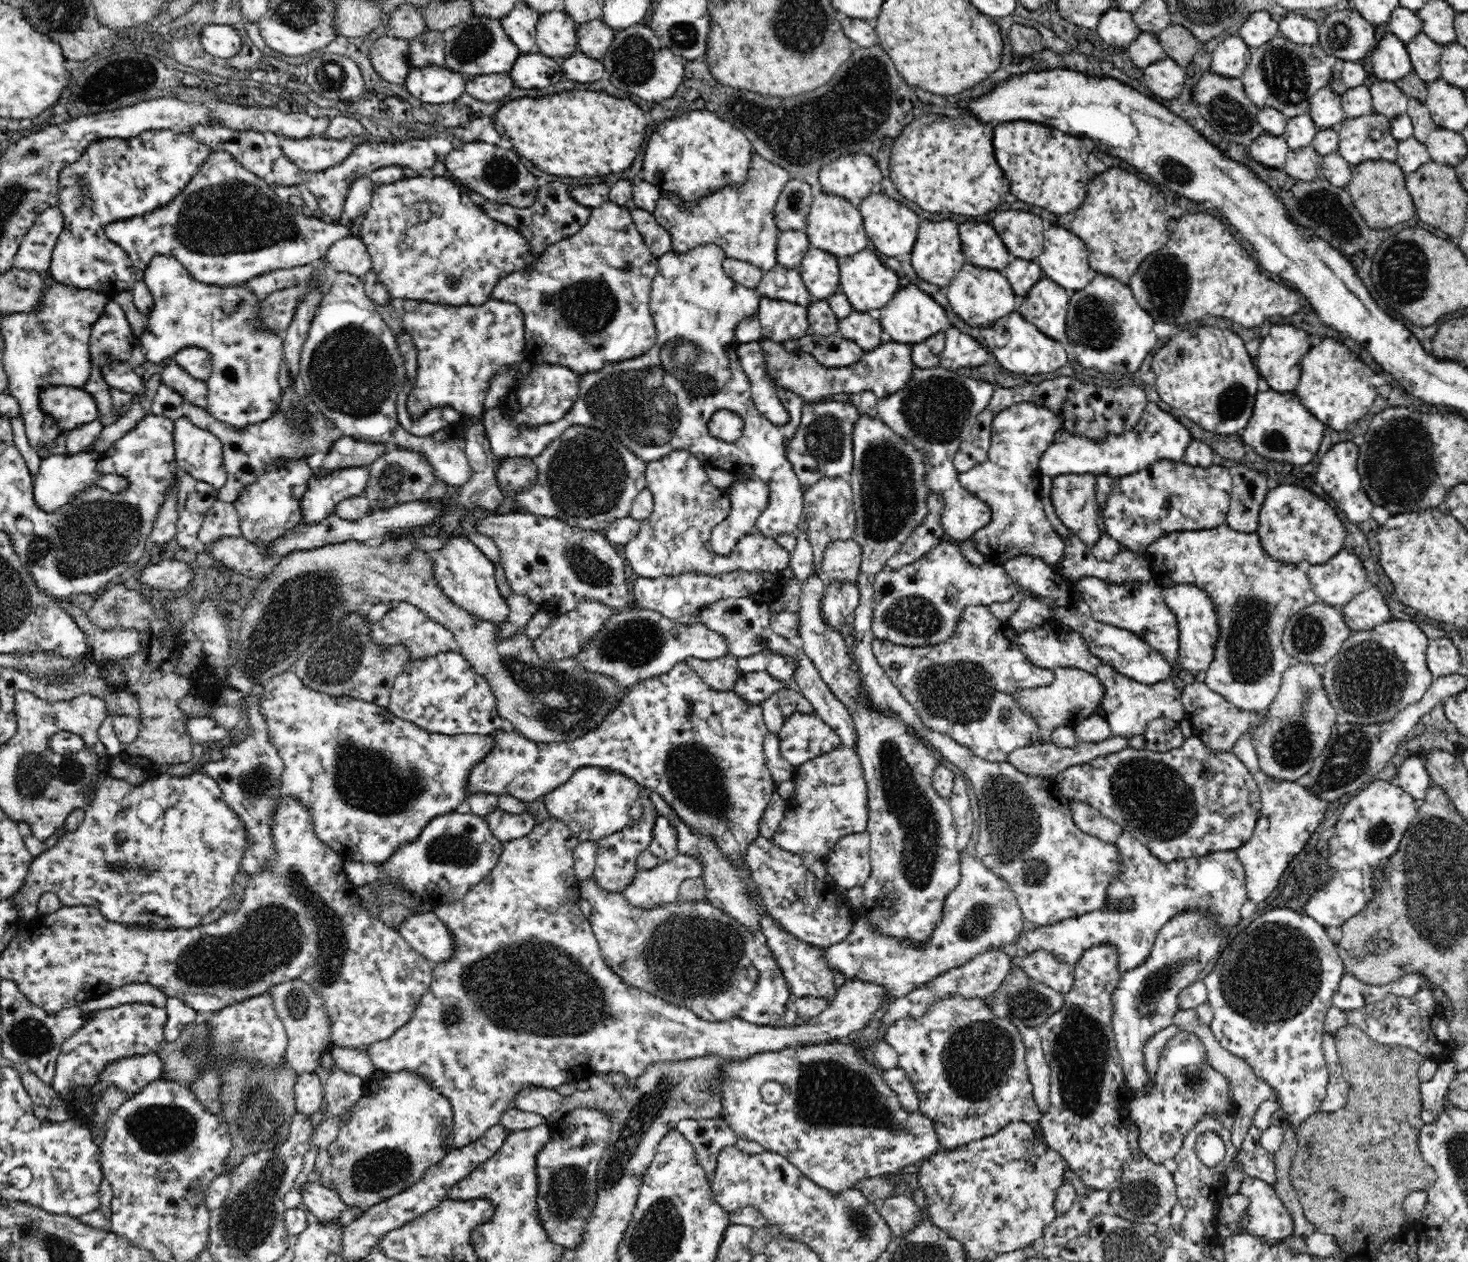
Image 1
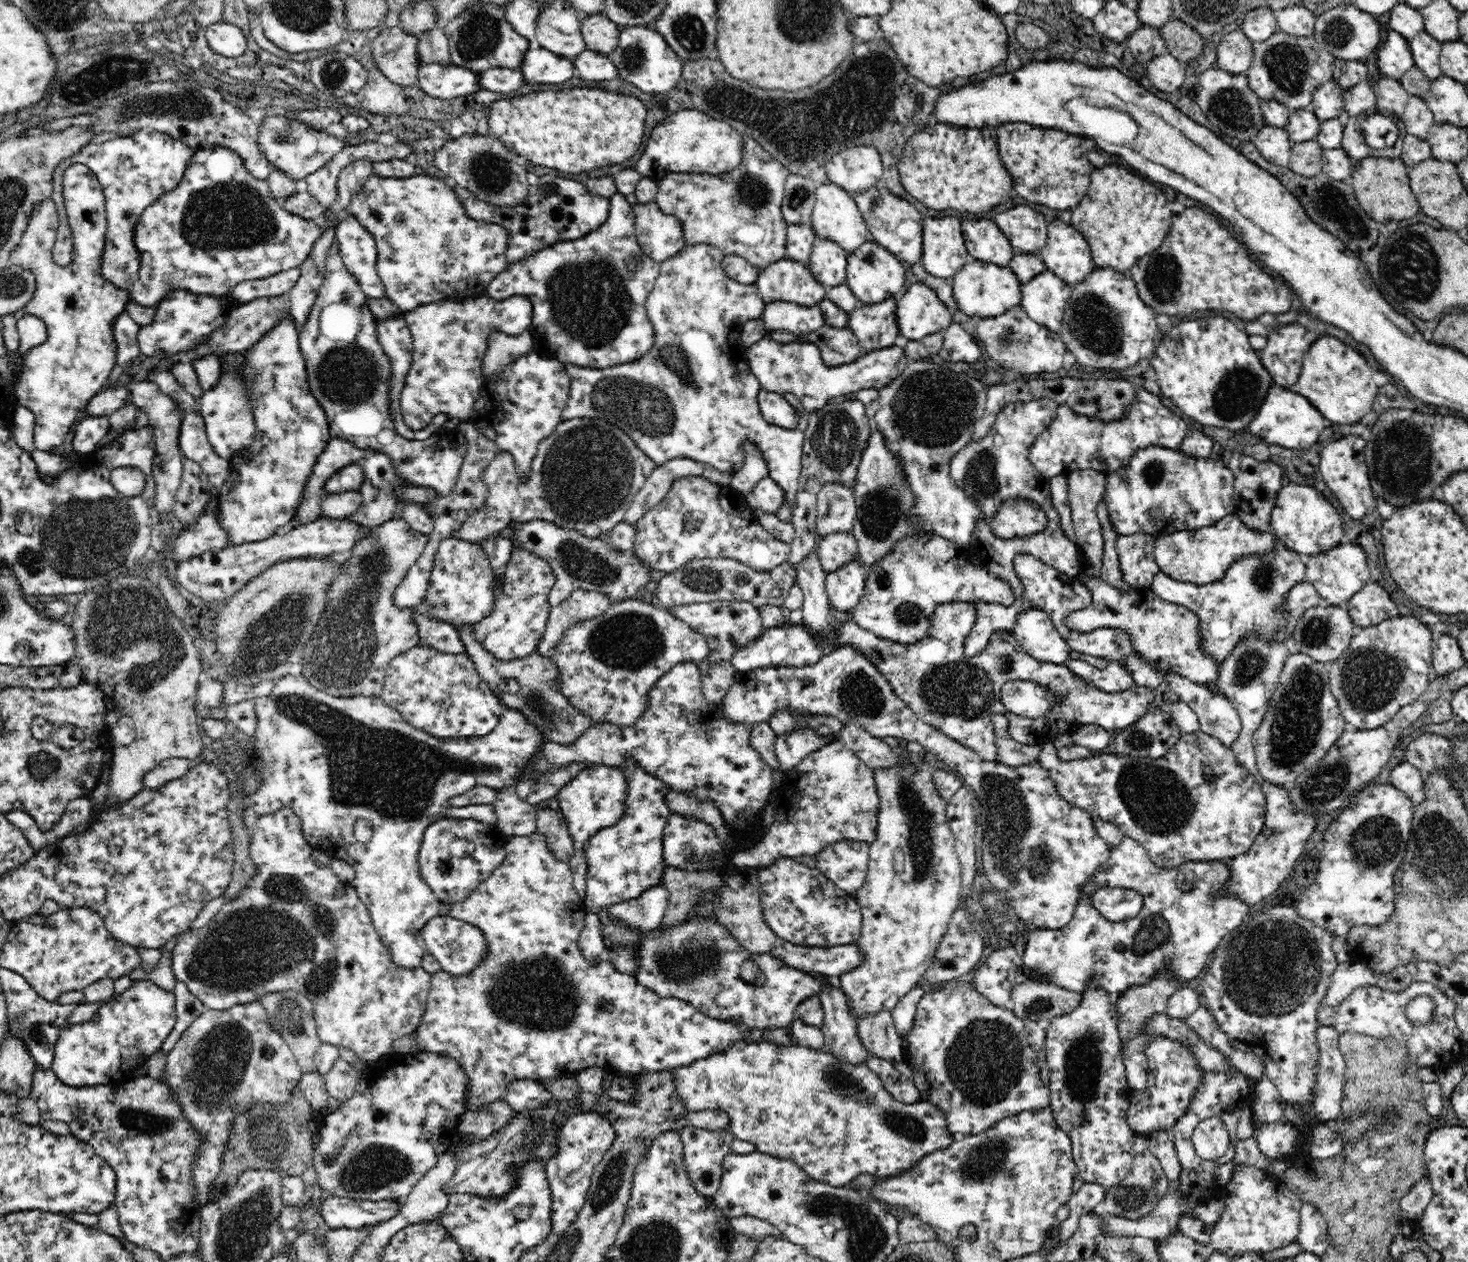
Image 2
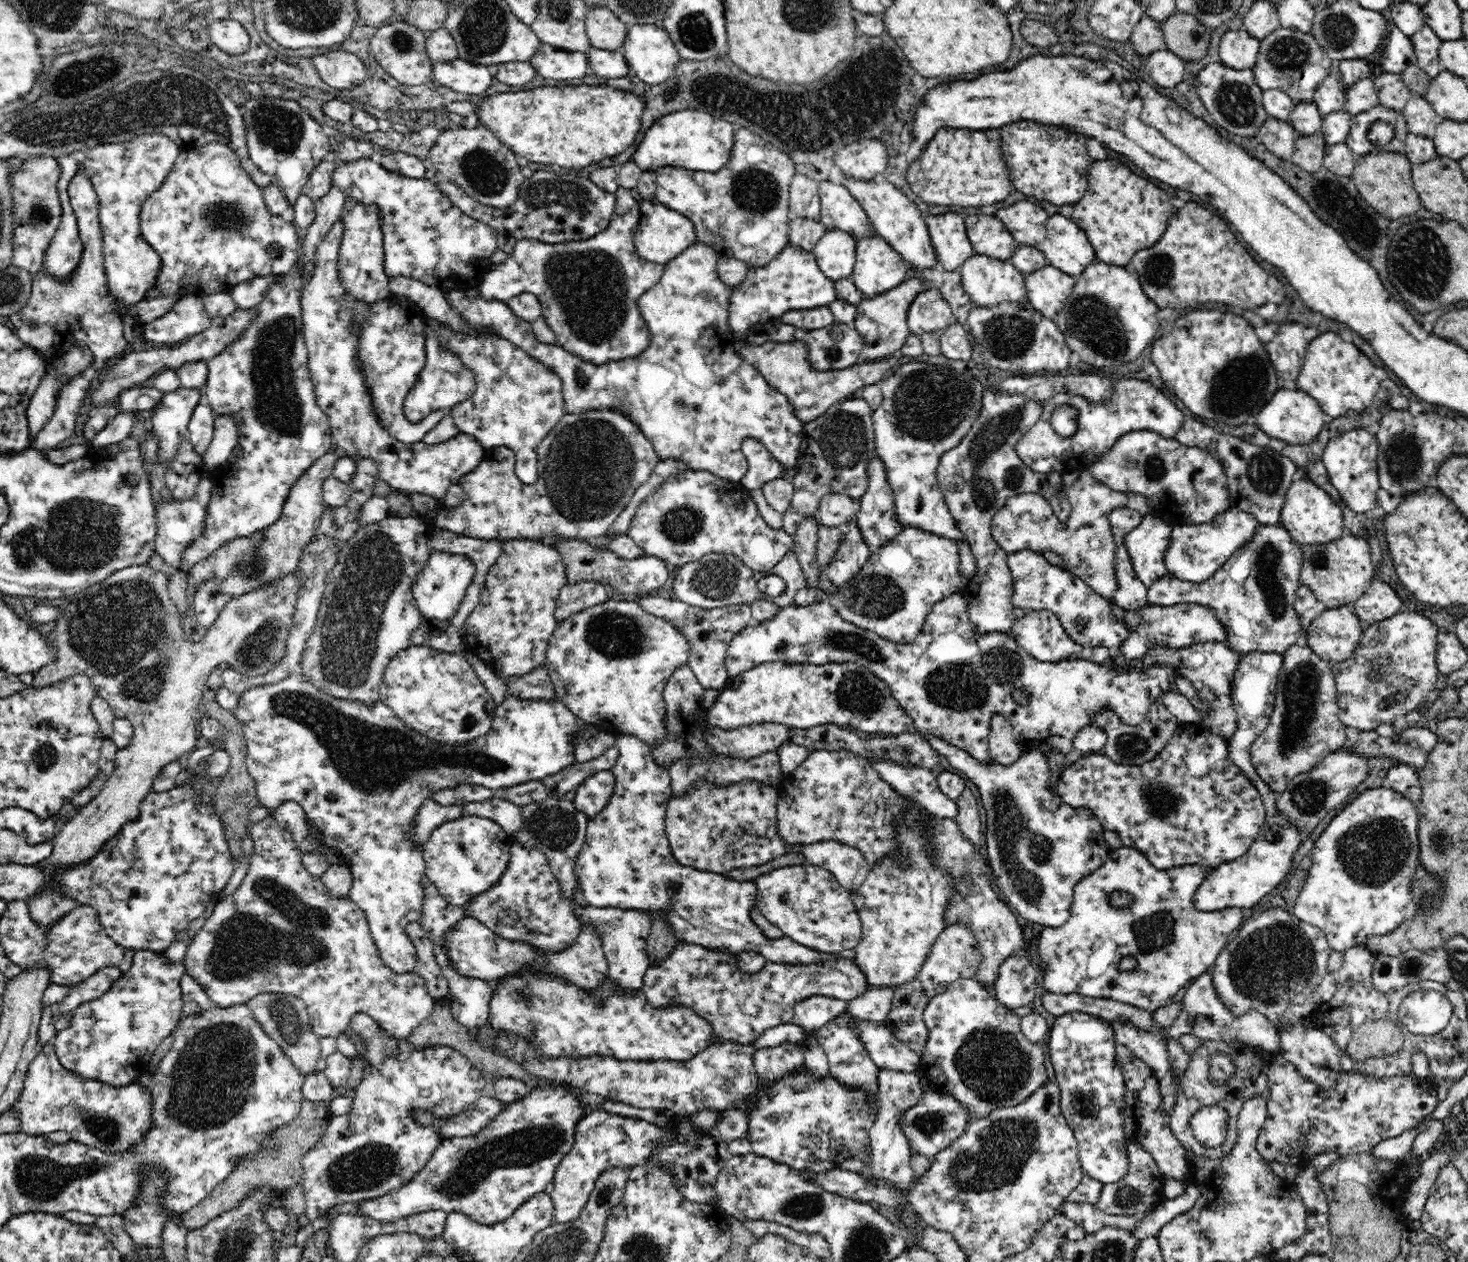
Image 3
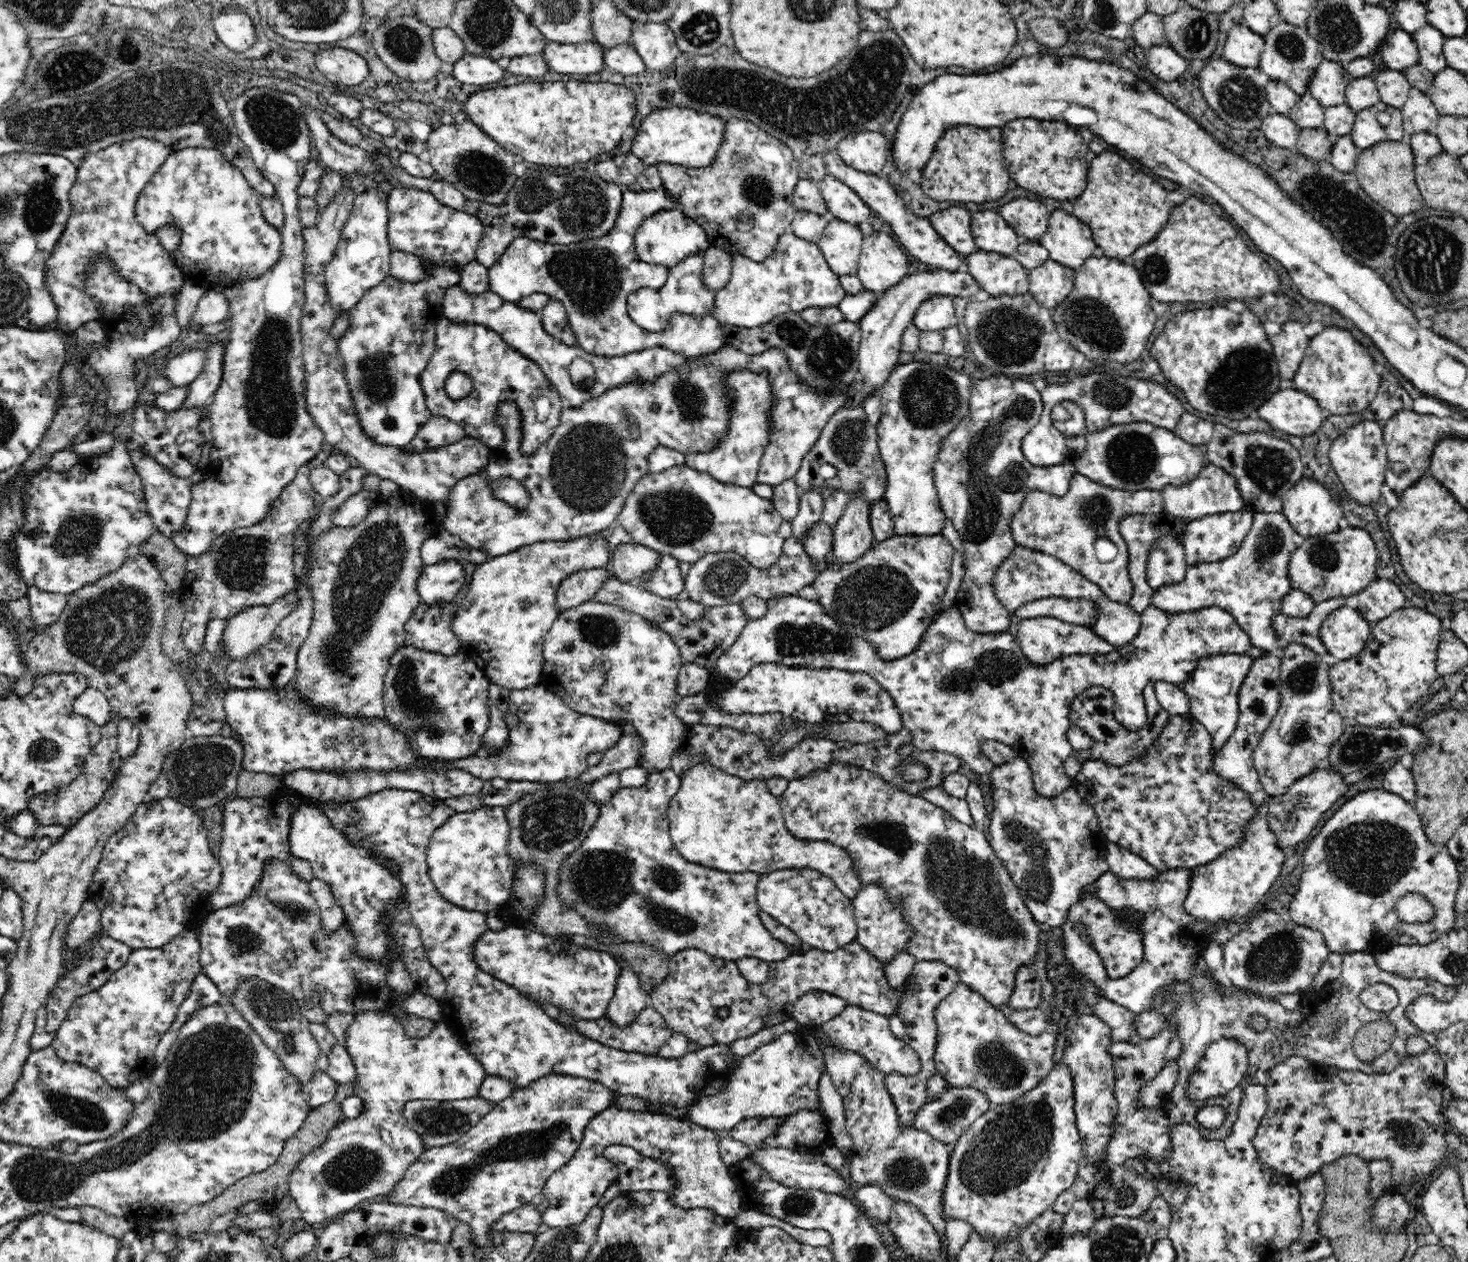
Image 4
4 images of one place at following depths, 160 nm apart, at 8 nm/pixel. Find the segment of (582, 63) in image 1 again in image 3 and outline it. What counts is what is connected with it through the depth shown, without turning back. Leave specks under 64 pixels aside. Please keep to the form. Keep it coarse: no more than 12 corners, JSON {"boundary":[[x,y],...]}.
{"boundary":[[590,47],[588,68],[602,78],[629,73],[621,50]]}

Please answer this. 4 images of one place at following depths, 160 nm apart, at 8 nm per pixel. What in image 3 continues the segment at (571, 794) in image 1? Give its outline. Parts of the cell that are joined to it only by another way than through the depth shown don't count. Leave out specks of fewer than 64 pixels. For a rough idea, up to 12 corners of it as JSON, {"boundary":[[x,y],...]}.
{"boundary":[[598,770],[572,802],[590,820],[610,802],[615,774]]}

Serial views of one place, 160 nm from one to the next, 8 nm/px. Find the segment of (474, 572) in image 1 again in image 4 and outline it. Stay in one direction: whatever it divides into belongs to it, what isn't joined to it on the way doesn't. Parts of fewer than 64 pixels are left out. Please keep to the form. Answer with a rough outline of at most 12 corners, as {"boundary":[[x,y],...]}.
{"boundary":[[454,559],[425,566],[417,594],[427,606],[446,606],[464,582]]}

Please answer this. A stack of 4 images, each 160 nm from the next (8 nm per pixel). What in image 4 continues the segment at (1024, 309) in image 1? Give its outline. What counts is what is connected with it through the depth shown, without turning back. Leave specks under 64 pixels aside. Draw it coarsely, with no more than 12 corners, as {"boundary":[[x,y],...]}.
{"boundary":[[1049,258],[1029,270],[1029,293],[1053,310],[1071,293],[1075,271]]}

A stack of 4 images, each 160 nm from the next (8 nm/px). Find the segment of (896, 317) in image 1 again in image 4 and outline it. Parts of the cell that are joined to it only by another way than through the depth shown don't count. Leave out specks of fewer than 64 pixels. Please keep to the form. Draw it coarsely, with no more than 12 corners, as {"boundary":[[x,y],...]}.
{"boundary":[[953,297],[920,304],[912,324],[943,331],[956,324]]}

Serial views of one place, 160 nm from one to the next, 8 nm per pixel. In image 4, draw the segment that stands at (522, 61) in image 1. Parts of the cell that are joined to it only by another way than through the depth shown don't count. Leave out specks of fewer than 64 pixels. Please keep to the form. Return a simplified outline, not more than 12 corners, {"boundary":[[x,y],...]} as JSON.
{"boundary":[[548,41],[548,70],[568,76],[606,68],[604,47]]}

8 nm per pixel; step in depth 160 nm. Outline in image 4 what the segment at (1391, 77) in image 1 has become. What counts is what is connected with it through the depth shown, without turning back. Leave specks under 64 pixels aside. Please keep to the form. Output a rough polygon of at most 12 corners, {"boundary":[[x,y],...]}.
{"boundary":[[1401,28],[1381,44],[1383,63],[1401,71],[1419,62],[1413,35]]}

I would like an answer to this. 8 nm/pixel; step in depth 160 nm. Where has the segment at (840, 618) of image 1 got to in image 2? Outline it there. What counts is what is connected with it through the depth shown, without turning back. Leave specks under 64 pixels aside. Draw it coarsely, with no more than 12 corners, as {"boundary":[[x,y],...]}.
{"boundary":[[859,558],[827,574],[830,607],[843,613],[862,600],[867,569]]}

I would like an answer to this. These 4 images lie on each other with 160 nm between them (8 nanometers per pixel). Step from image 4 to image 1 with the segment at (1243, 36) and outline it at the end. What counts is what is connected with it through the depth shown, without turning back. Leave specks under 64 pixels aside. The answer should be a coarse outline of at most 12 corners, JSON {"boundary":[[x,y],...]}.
{"boundary":[[1238,34],[1211,53],[1210,72],[1240,79],[1251,58]]}

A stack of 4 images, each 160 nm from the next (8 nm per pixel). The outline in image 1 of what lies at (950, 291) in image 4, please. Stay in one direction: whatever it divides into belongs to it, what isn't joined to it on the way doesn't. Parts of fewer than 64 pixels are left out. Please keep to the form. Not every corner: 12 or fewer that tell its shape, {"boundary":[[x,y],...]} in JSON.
{"boundary":[[852,311],[838,322],[840,336],[863,351],[882,344],[875,313]]}

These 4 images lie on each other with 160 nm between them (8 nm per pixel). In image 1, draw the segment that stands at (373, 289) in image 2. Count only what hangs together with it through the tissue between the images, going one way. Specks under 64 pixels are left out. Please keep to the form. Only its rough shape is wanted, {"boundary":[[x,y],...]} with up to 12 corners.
{"boundary":[[353,235],[330,246],[323,259],[334,272],[373,270],[366,245]]}

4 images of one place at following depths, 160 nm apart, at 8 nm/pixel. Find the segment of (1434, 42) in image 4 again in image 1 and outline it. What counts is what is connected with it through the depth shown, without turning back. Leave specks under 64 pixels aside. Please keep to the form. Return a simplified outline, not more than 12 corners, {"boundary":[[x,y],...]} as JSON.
{"boundary":[[1423,32],[1406,43],[1413,72],[1425,83],[1441,77],[1443,45]]}

